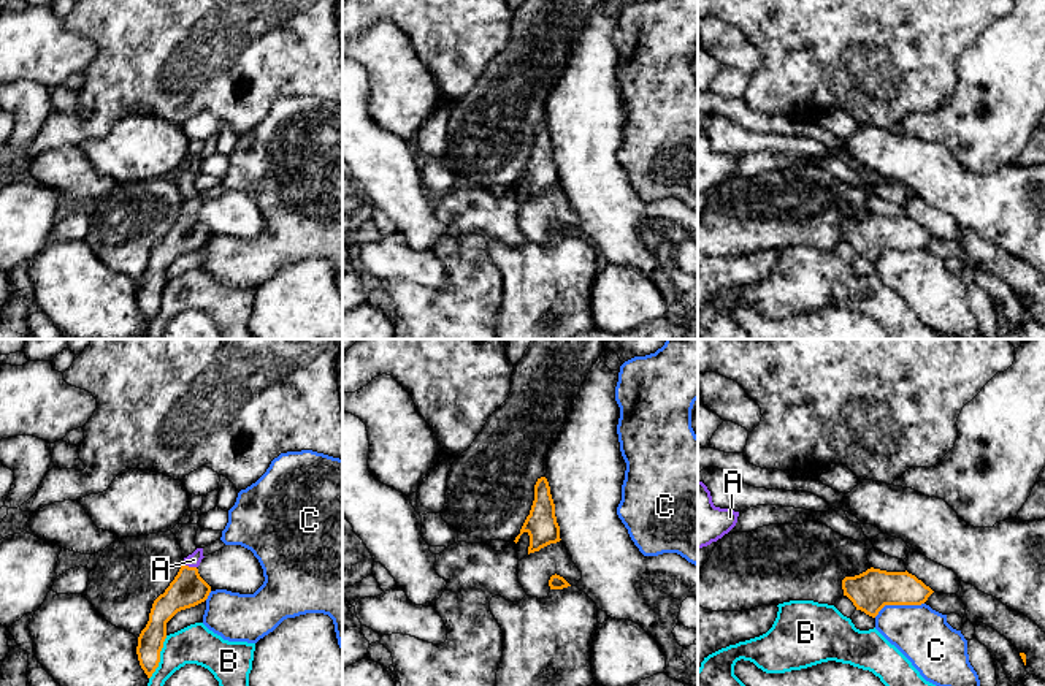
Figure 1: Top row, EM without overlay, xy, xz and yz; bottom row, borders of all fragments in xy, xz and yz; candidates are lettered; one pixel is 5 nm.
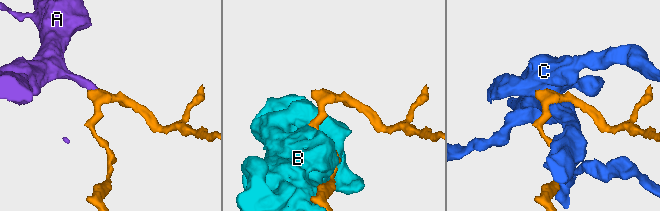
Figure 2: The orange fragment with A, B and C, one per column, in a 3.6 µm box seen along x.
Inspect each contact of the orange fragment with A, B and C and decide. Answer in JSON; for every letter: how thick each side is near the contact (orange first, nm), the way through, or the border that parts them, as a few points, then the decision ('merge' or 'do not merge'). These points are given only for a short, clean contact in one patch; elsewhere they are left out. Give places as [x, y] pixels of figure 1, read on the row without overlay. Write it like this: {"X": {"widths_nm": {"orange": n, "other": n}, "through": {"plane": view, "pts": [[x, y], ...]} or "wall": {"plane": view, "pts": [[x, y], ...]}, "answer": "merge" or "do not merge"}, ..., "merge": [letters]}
{"A": {"widths_nm": {"orange": 180, "other": 70}, "through": {"plane": "xy", "pts": [[187, 235], [187, 211], [194, 205]]}, "answer": "merge"}, "B": {"widths_nm": {"orange": 130, "other": 200}, "answer": "do not merge"}, "C": {"widths_nm": {"orange": 200, "other": 280}, "answer": "do not merge"}, "merge": ["A"]}

